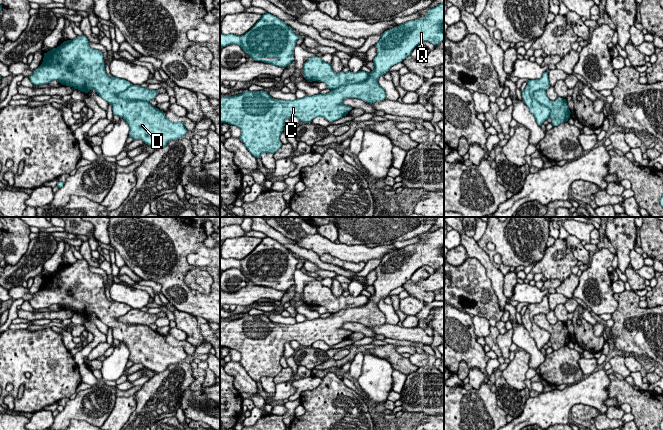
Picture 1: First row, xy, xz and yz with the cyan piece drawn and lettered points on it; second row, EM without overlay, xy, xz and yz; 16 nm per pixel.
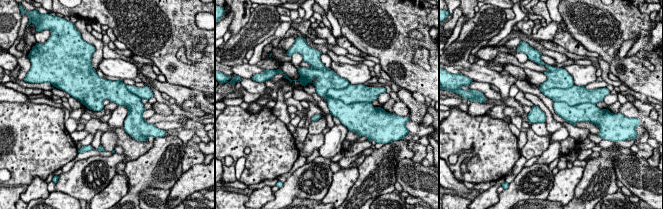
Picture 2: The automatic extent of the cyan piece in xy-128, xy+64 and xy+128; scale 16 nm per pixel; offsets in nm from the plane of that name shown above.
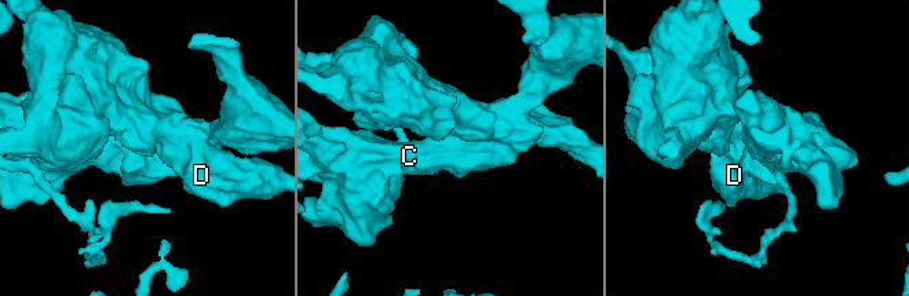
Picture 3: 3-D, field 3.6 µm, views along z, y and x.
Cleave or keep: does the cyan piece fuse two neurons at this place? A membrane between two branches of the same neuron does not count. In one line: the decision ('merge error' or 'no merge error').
merge error

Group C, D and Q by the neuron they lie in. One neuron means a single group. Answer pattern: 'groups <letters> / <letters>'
groups C Q / D

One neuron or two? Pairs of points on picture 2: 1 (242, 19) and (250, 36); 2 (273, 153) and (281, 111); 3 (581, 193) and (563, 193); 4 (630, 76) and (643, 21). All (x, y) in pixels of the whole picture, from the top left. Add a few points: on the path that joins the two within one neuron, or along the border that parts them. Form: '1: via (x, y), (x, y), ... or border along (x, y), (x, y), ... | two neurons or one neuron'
1: border along (251, 13), (248, 21), (232, 36) | two neurons
2: border along (271, 108), (271, 111), (285, 124) | two neurons
3: border along (583, 171), (582, 178), (576, 185), (572, 198) | two neurons
4: via (619, 62), (613, 56), (613, 44), (627, 30) | one neuron

